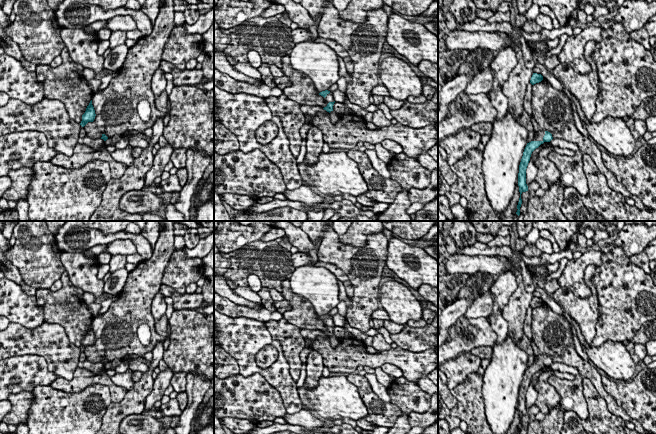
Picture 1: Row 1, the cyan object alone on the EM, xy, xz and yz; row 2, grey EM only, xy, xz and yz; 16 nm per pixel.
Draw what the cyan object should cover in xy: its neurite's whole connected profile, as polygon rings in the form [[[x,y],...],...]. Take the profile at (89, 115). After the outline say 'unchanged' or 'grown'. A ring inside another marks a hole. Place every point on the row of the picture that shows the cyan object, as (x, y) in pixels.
[[[91,100],[89,105],[86,108],[85,113],[82,115],[82,121],[80,125],[84,127],[88,122],[93,122],[95,119],[95,116],[96,114],[95,114],[94,107],[92,105],[92,100]]]; unchanged

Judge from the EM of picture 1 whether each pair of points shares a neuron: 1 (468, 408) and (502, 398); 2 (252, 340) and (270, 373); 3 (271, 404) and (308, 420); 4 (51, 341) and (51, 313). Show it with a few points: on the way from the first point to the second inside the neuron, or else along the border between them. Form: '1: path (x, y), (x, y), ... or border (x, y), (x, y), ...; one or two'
1: border (481, 380), (484, 414), (488, 423); two
2: path (251, 350), (251, 363), (260, 370); one
3: border (286, 412), (283, 417); two
4: border (45, 321), (58, 323), (64, 329), (68, 339); two

